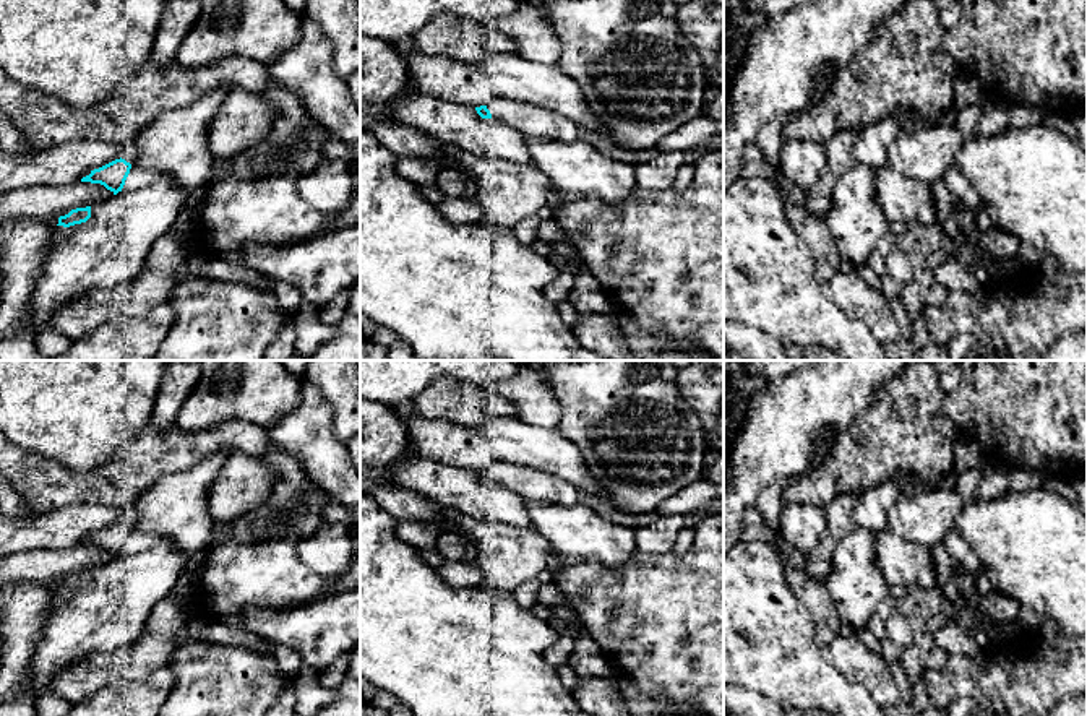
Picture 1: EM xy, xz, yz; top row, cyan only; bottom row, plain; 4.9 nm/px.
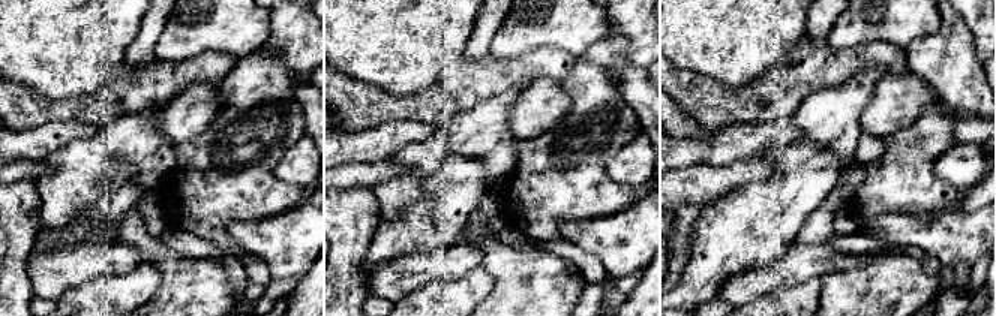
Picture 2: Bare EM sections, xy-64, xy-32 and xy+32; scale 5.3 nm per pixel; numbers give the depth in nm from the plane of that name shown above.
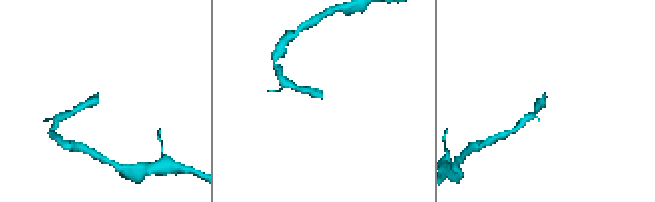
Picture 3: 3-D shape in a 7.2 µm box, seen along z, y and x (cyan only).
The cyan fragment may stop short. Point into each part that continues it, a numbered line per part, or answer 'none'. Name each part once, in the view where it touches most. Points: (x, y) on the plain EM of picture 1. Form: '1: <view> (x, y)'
1: xz (532, 484)

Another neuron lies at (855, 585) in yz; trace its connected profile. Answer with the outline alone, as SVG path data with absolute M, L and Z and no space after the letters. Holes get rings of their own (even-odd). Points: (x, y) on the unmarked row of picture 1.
M855 526L842 537L831 557L826 588L834 601L840 632L866 627L878 606L889 596L889 584L876 568L876 533Z

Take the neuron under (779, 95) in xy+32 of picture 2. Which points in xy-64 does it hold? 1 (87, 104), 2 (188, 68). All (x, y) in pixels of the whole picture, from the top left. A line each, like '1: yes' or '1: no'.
1: yes
2: yes

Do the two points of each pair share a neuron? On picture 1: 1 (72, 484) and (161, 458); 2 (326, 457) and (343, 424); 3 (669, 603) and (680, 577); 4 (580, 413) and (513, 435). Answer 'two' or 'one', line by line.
1: one
2: two
3: one
4: two

